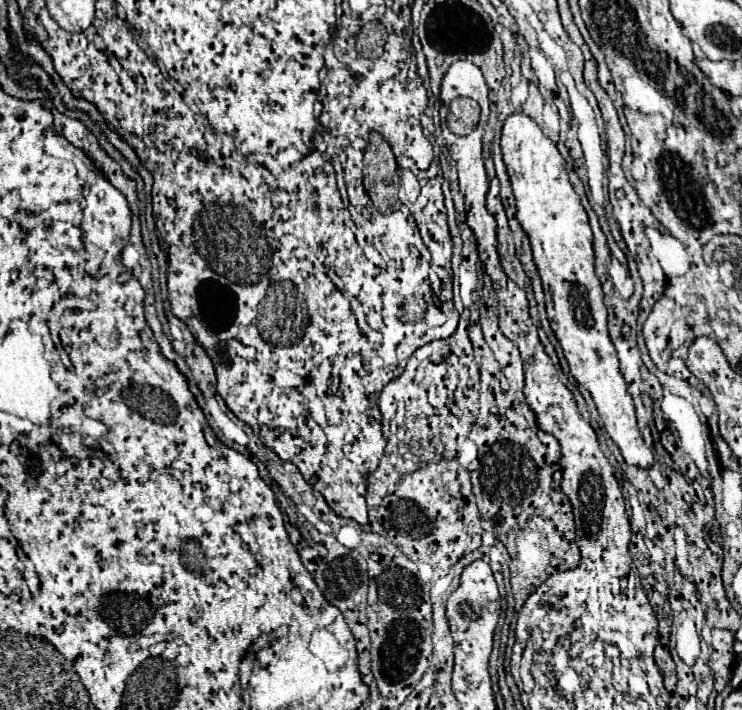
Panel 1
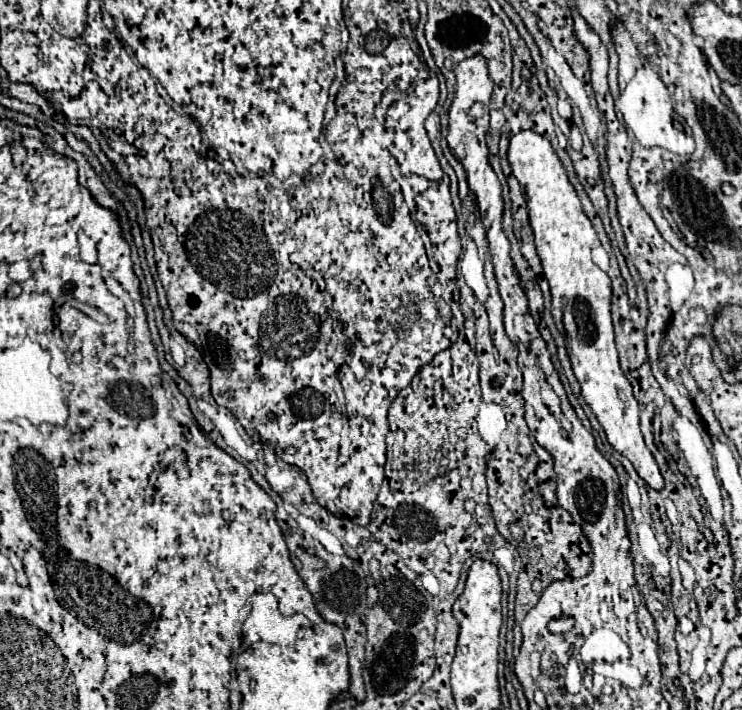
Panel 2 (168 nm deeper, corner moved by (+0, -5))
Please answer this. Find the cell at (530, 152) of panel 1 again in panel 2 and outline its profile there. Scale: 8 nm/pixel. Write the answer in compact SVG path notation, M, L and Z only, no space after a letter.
M519 131L517 135L513 135L509 139L507 161L527 197L529 223L531 223L531 229L535 235L537 255L543 265L543 275L551 287L553 319L558 322L561 333L567 335L567 353L569 353L569 359L573 365L573 373L581 385L581 395L587 401L587 405L591 407L591 411L595 413L601 427L605 429L607 441L613 445L613 449L619 451L621 455L625 455L633 463L635 471L639 473L639 477L643 481L647 481L649 487L663 489L663 477L659 473L659 467L657 467L651 451L643 443L643 435L639 429L639 407L633 397L631 383L623 375L623 371L619 367L619 359L617 359L617 349L615 349L615 341L613 341L613 323L611 323L611 311L609 311L611 309L611 279L591 261L591 249L593 249L595 241L597 241L597 245L601 245L595 235L595 229L593 229L591 221L587 219L587 215L583 213L581 201L579 201L573 185L567 179L565 167L561 165L557 153L553 151L551 143L543 135L537 135L535 131Z

